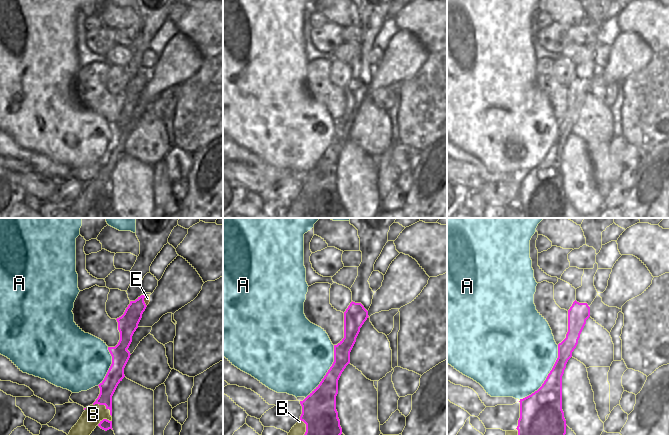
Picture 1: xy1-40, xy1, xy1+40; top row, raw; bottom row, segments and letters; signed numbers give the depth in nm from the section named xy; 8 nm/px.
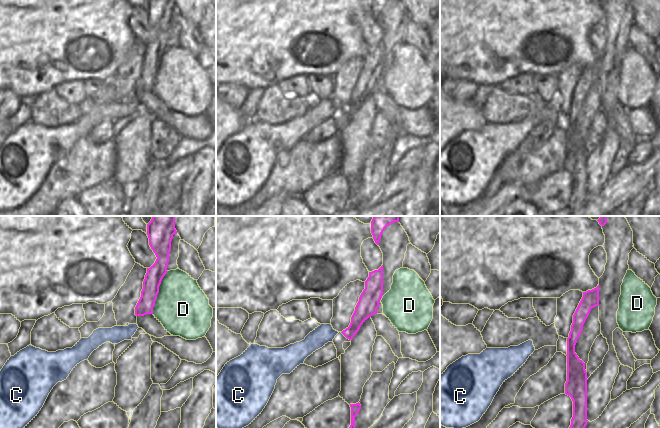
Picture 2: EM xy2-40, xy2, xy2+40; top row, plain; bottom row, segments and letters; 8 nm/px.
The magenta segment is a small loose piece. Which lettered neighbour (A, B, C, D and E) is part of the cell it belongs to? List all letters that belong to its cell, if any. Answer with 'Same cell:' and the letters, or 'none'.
Same cell: none.

